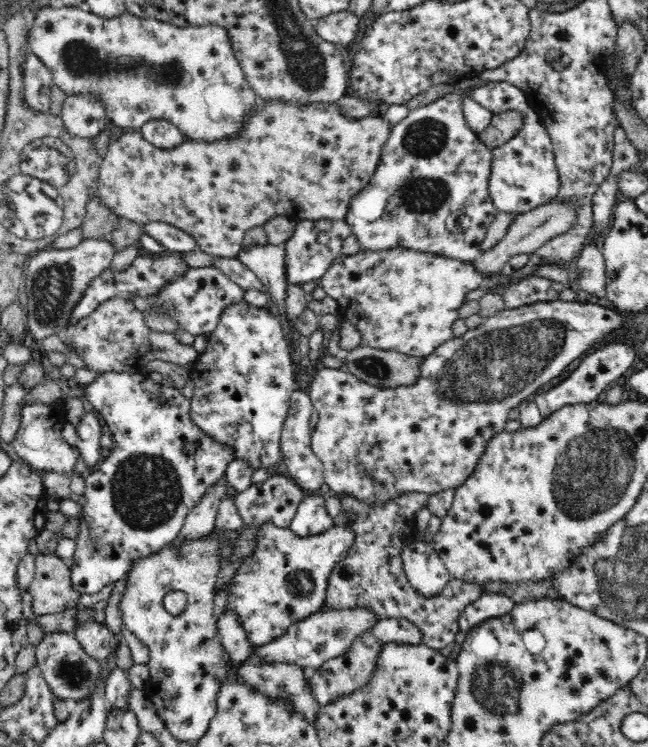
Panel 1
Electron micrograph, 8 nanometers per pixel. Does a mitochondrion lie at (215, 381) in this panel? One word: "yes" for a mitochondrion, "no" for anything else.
no

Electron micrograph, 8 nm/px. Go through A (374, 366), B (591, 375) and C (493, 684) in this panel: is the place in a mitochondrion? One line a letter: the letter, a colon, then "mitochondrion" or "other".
A: mitochondrion
B: other
C: mitochondrion

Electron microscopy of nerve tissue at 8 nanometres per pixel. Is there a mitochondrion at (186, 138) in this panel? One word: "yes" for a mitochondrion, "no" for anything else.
no

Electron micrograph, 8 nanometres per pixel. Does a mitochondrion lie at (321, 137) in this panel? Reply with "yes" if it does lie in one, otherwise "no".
no

